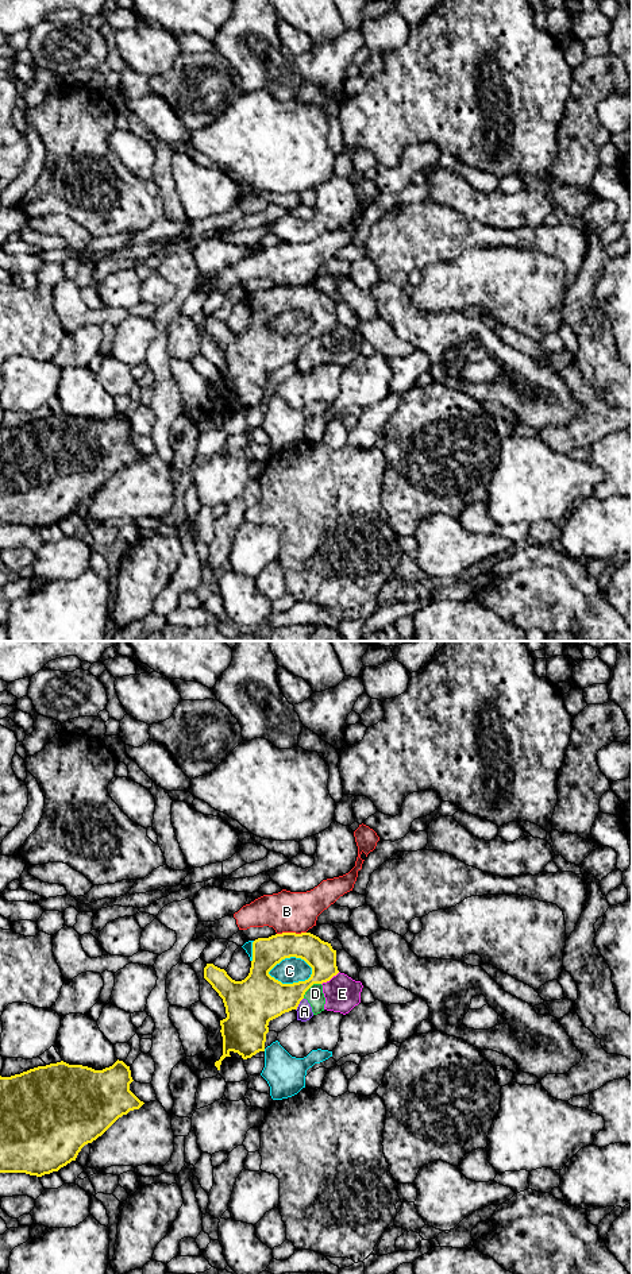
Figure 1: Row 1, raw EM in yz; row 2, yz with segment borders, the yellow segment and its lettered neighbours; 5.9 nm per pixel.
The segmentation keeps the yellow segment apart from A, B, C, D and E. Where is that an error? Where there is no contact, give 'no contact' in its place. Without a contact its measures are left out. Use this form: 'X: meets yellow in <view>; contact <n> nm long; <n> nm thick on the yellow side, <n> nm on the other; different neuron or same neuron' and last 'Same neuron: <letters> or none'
A: meets yellow in yz; contact 90 nm long; 300 nm thick on the yellow side, 100 nm on the other; different neuron
B: meets yellow in yz; contact 180 nm long; 180 nm thick on the yellow side, 240 nm on the other; different neuron
C: meets yellow in yz; contact 280 nm long; 200 nm thick on the yellow side, 150 nm on the other; different neuron
D: meets yellow in yz; contact 140 nm long; 240 nm thick on the yellow side, 110 nm on the other; different neuron
E: meets yellow in yz; contact 130 nm long; 170 nm thick on the yellow side, 220 nm on the other; different neuron
Same neuron: none

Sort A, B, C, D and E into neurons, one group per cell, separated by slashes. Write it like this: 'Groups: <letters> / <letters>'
Groups: A D E / B / C

